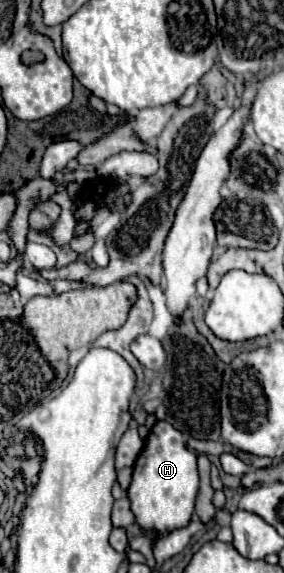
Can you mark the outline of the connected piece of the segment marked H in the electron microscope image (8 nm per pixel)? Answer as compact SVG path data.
M157 421L151 427L145 445L133 465L133 479L127 489L131 511L137 523L143 529L155 529L159 537L167 535L173 529L185 527L193 515L197 491L199 491L197 453L187 449L181 431L177 431L167 421Z

